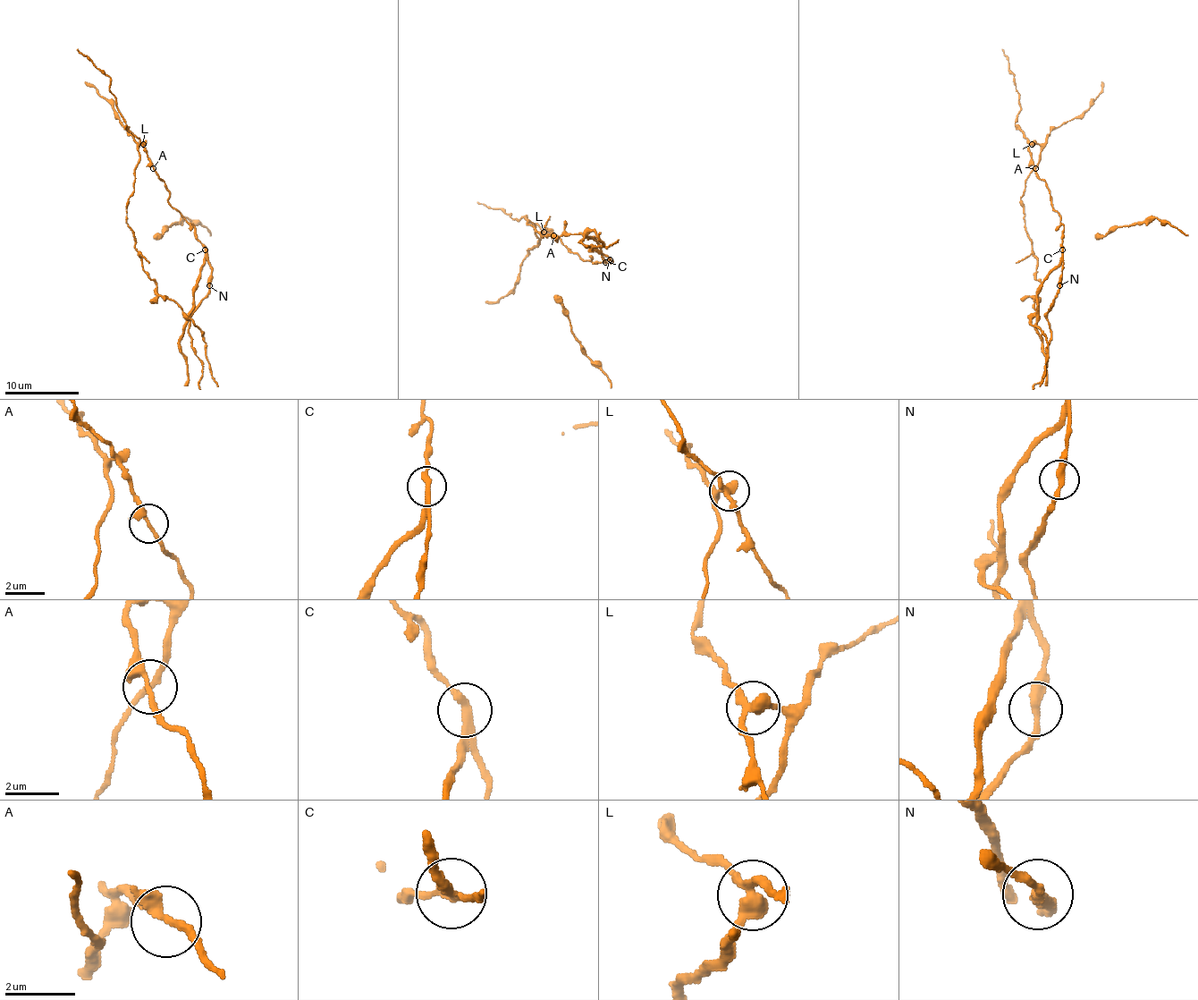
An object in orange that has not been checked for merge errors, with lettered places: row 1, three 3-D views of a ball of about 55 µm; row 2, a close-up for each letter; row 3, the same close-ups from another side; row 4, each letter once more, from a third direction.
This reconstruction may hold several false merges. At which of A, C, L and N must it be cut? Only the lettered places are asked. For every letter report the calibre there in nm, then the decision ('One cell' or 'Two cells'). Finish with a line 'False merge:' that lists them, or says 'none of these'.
A: Thickness 180 nm. One cell
C: Thickness 280 nm. Two cells
L: Thickness 320 nm. Two cells
N: Thickness 320 nm. One cell
False merge: C, L

